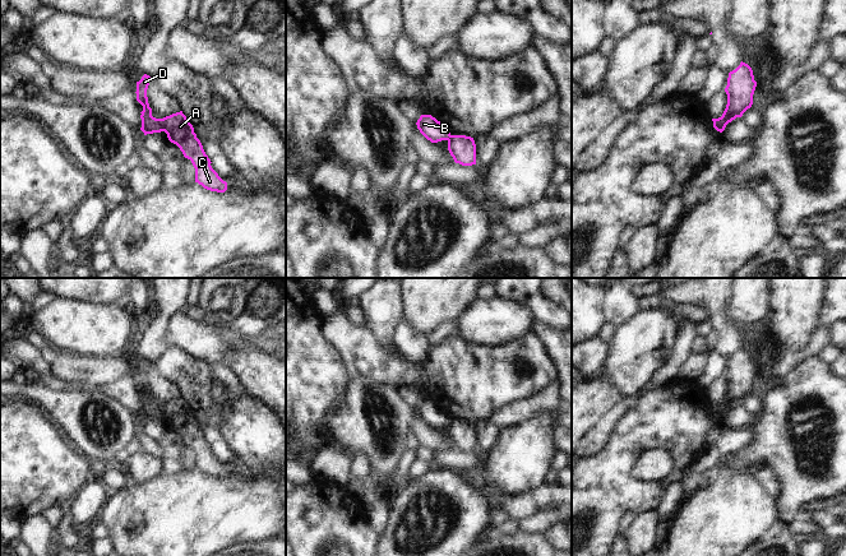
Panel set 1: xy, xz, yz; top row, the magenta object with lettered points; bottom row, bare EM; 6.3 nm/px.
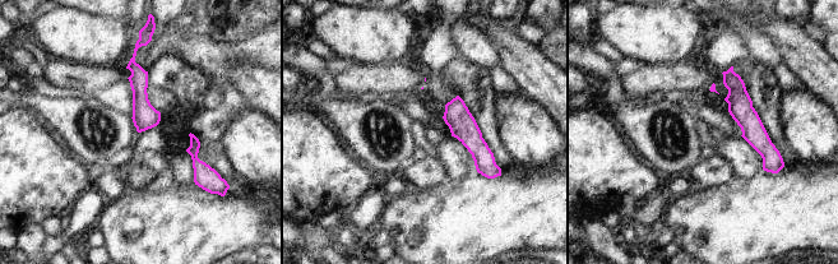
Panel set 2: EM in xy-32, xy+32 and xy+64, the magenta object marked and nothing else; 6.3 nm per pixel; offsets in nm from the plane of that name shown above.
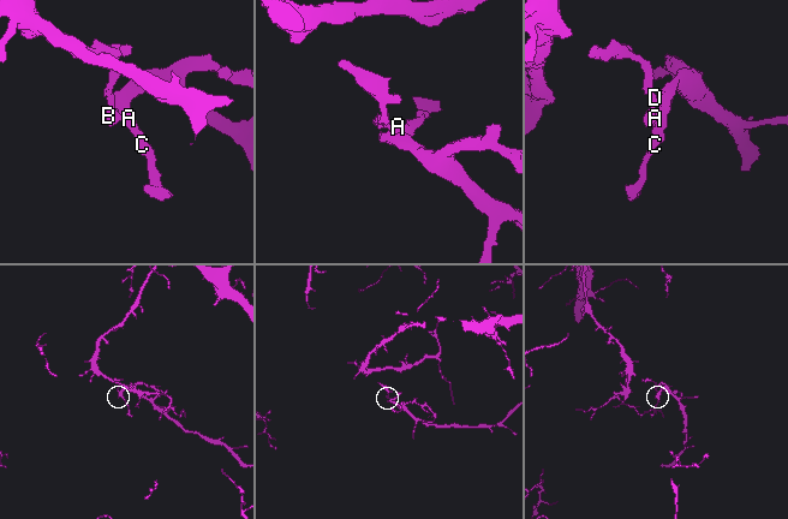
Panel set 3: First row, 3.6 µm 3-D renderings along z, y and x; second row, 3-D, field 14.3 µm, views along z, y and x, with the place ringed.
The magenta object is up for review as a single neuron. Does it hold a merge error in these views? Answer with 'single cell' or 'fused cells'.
fused cells

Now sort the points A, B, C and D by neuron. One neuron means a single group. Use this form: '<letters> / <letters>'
A C / B D

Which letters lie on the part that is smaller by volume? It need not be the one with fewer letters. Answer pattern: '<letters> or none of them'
B, D

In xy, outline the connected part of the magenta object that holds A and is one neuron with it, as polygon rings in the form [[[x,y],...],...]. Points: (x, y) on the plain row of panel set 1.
[[[182,397],[163,403],[162,417],[167,420],[171,428],[180,434],[184,443],[191,446],[195,454],[195,468],[211,477],[225,478],[227,476],[227,468],[212,454],[211,445]]]

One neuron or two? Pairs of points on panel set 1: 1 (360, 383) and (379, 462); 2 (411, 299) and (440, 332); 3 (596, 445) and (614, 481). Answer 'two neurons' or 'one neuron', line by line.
1: one neuron
2: two neurons
3: two neurons

